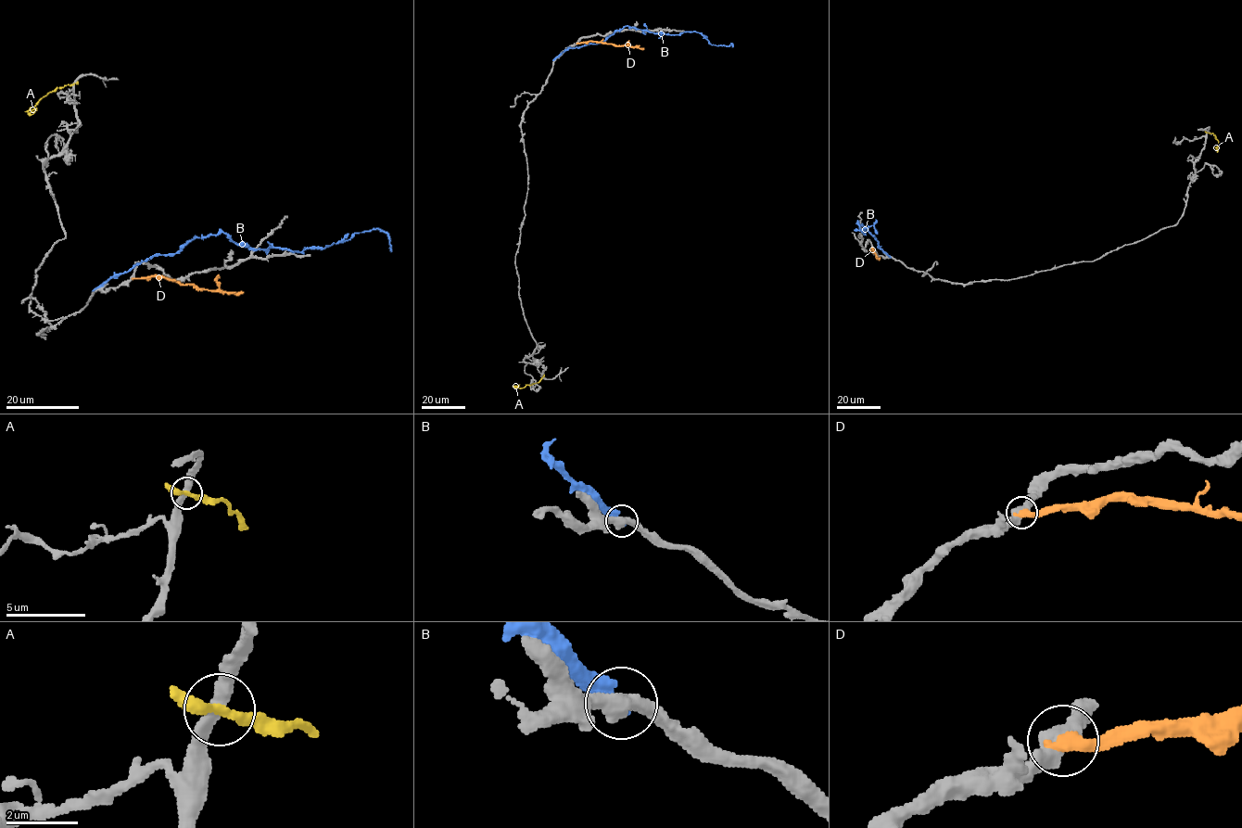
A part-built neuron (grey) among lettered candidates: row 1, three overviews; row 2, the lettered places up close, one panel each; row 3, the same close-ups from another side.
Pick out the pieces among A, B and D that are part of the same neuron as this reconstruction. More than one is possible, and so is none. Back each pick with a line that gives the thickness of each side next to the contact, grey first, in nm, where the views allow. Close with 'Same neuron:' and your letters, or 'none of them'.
Same neuron: none of them

